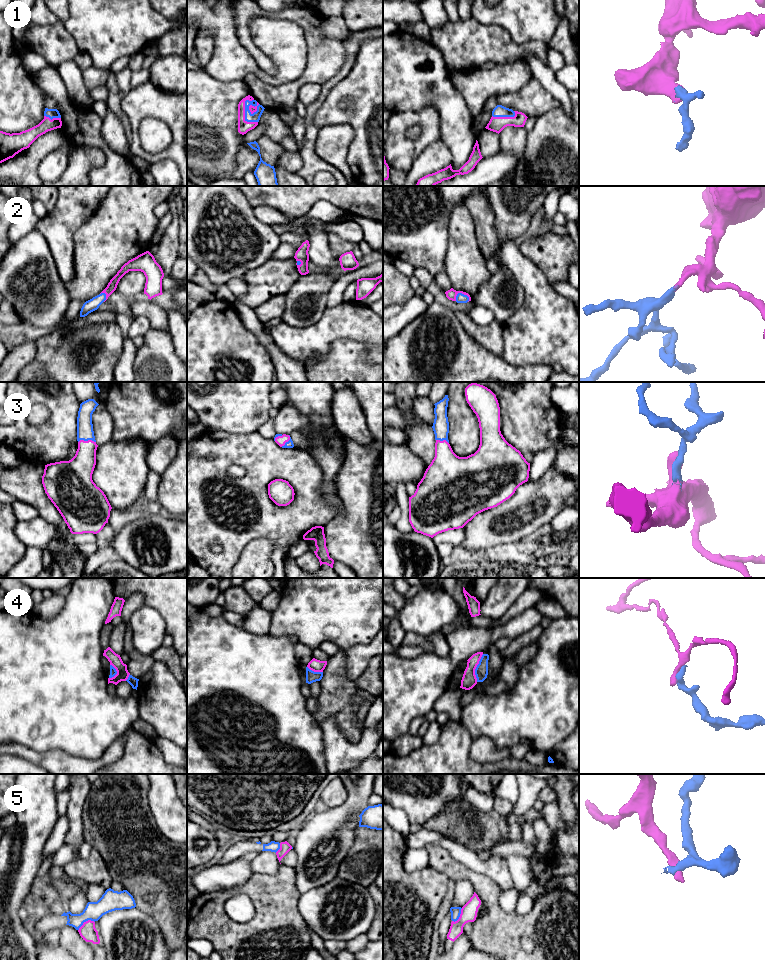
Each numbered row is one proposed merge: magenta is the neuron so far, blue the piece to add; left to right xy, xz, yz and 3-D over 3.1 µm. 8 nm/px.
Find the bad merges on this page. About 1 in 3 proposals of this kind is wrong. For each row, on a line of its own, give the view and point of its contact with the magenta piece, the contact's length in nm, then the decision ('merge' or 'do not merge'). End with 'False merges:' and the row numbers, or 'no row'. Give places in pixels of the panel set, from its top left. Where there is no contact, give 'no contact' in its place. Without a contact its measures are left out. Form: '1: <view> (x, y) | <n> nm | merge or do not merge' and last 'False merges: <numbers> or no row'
1: xz (244, 115) | 220 nm | merge
2: yz (463, 293) | 120 nm | merge
3: xy (86, 441) | 140 nm | merge
4: yz (475, 668) | 240 nm | do not merge
5: xy (86, 921) | 150 nm | do not merge
False merges: 4, 5

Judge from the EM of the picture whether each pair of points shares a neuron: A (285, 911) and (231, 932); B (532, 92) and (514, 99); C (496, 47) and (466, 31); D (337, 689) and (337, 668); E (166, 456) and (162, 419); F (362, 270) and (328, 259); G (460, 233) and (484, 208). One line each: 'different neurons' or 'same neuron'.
A: same neuron
B: same neuron
C: same neuron
D: same neuron
E: different neurons
F: different neurons
G: different neurons

